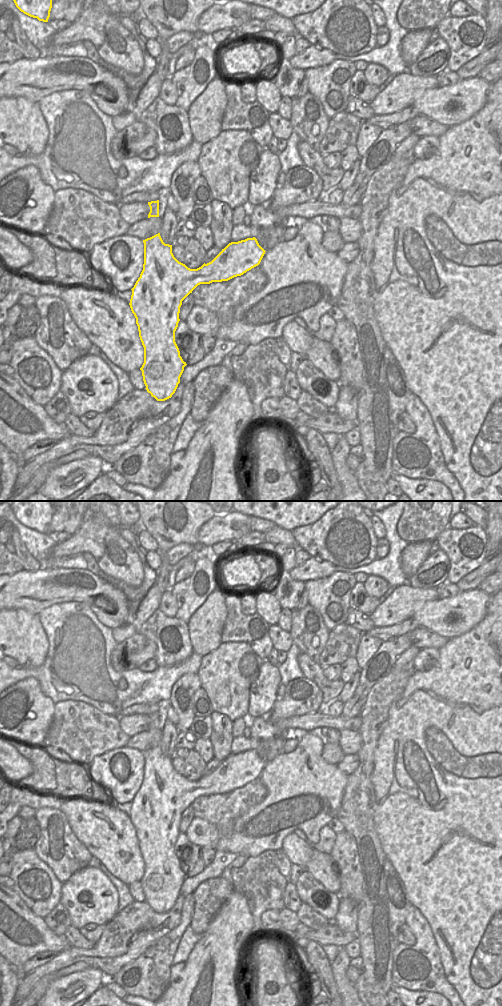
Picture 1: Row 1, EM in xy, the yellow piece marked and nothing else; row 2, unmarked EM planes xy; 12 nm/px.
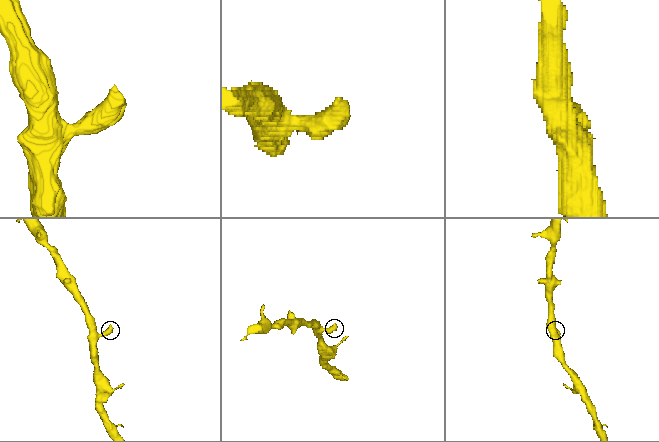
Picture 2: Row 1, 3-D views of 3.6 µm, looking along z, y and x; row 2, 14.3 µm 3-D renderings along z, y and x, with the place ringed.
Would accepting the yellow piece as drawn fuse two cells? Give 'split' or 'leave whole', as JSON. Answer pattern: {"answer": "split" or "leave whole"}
{"answer": "leave whole"}

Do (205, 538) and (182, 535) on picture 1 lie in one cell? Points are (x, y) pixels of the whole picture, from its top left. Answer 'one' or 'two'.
two

